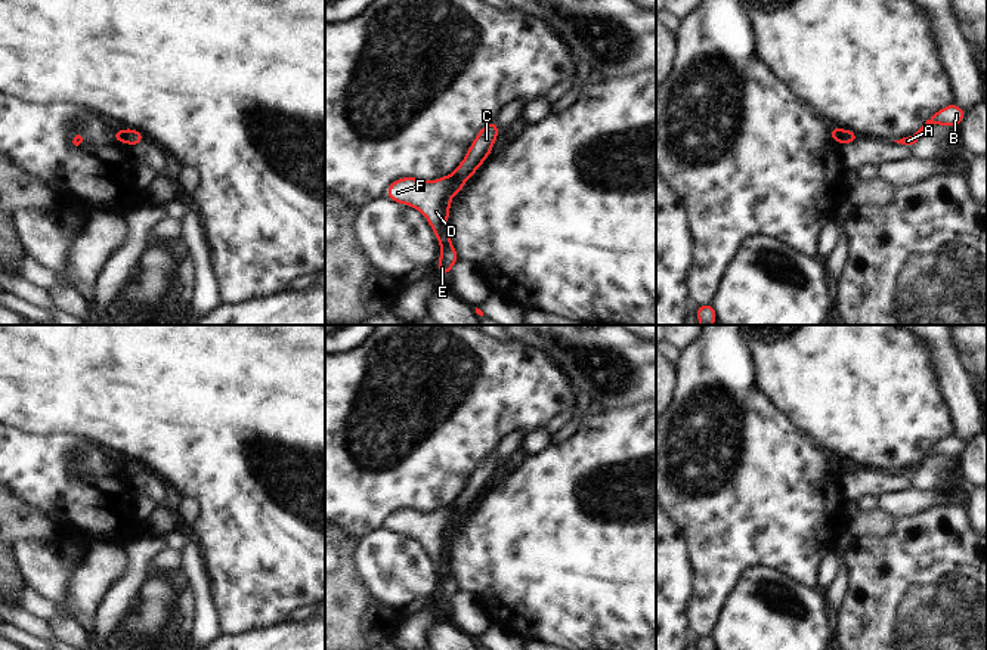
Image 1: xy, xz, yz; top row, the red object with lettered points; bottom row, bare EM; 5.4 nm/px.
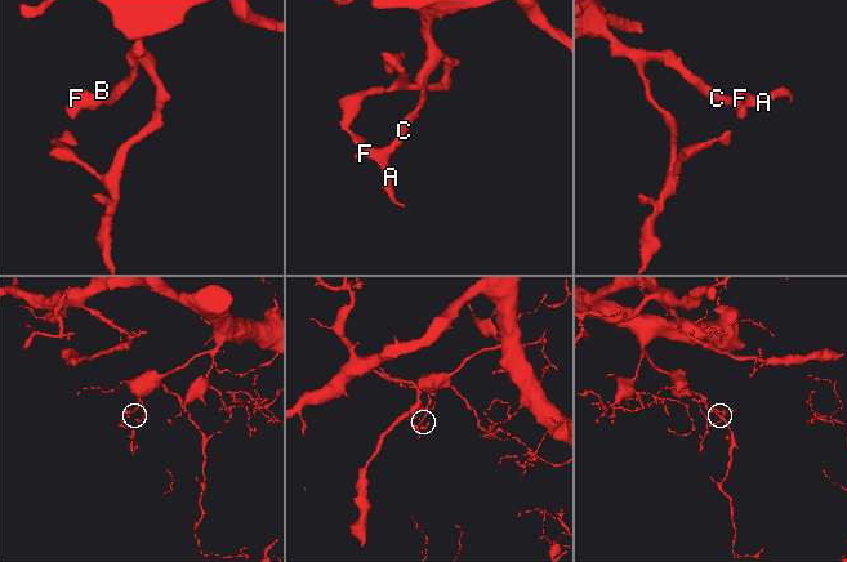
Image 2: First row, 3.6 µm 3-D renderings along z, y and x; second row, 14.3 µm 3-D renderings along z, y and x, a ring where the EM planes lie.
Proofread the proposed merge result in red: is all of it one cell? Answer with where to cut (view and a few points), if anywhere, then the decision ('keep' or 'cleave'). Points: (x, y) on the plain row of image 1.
cut in xz along (454, 505), (463, 513); cleave

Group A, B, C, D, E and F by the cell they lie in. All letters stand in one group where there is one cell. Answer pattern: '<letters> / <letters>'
A B D E F / C

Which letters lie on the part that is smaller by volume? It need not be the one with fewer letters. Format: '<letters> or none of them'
A, B, D, E, F.

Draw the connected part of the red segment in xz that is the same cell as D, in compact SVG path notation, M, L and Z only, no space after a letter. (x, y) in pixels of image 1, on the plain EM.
M445 507L434 513L424 513L421 510L406 508L393 513L386 526L396 533L412 536L424 544L442 578L437 601L448 609L451 597L460 588L451 576L446 551L451 529L462 519L464 513L455 507Z

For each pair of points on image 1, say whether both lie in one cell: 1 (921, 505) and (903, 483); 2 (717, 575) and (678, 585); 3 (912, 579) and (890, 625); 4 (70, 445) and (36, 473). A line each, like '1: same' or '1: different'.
1: different
2: different
3: same
4: same

